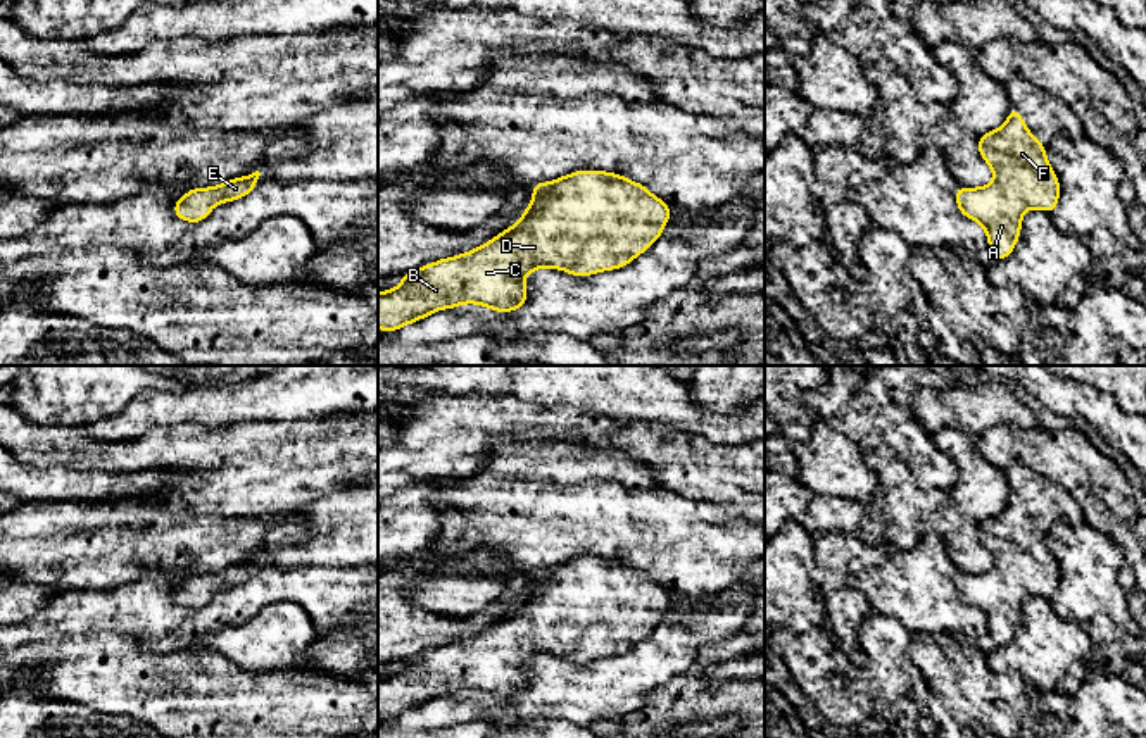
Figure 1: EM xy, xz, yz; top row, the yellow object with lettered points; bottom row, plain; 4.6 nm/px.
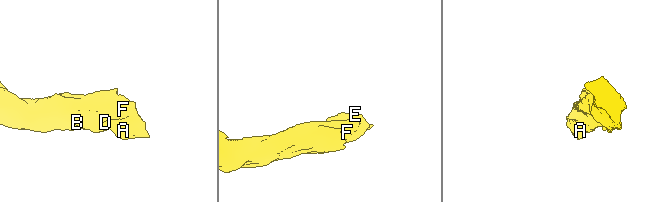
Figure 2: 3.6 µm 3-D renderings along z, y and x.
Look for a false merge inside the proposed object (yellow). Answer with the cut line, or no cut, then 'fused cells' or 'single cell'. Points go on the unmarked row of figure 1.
no cut; single cell

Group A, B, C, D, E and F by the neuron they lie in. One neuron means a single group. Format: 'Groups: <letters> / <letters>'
Groups: A B C D E F

